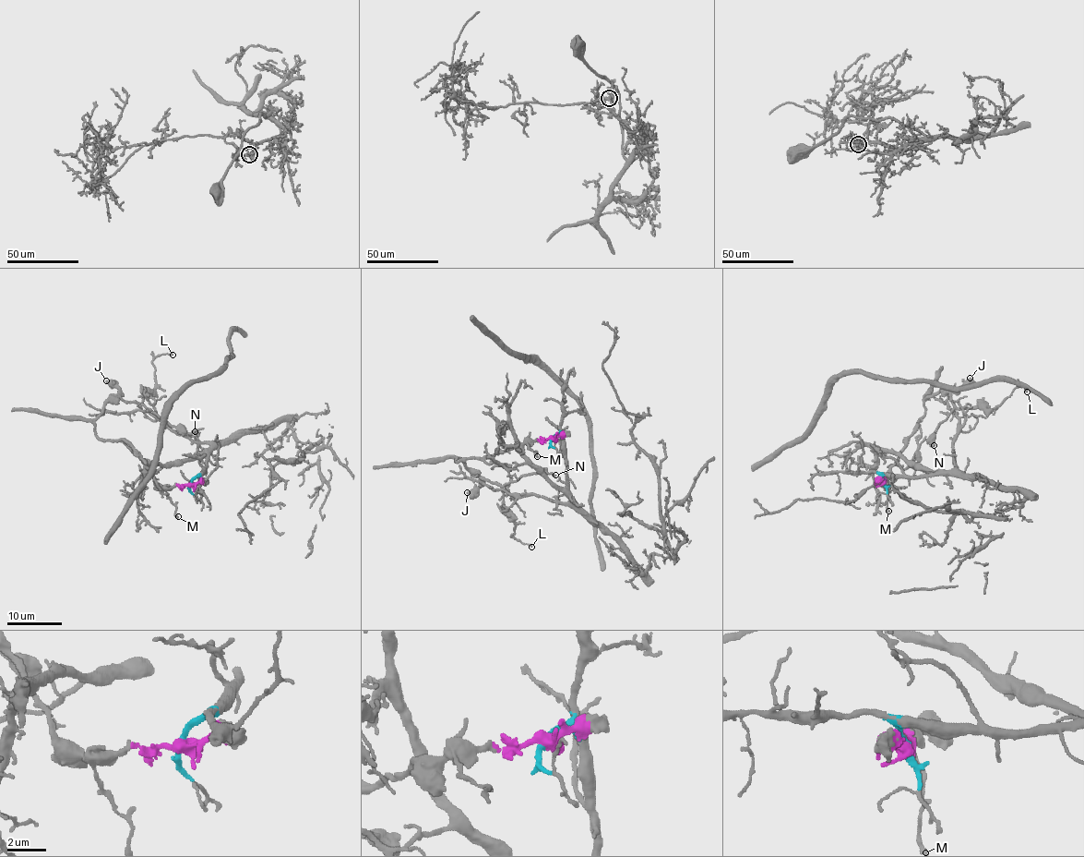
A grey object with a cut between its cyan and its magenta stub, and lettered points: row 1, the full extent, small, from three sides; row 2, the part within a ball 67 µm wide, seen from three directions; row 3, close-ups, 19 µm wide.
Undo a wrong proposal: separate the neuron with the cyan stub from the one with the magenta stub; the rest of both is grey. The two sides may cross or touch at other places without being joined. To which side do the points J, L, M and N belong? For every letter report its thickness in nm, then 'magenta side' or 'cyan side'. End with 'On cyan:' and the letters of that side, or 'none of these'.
J: calibre 440 nm; magenta side
L: calibre 120 nm; magenta side
M: calibre 240 nm; magenta side
N: calibre 180 nm; magenta side
On cyan: none of these

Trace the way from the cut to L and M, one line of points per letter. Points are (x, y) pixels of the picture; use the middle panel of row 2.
L: (552, 440), (491, 456), (457, 462), (456, 457), (496, 482), (512, 536), (531, 547)
M: (552, 440), (536, 439), (528, 443), (538, 456)

